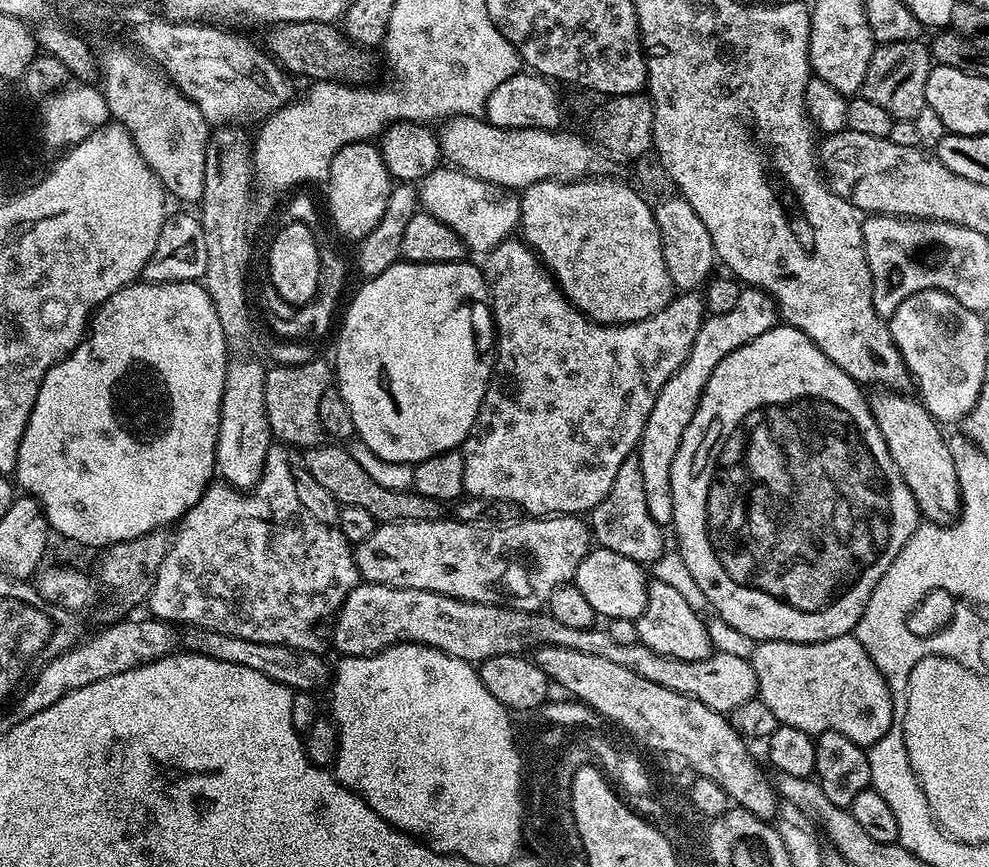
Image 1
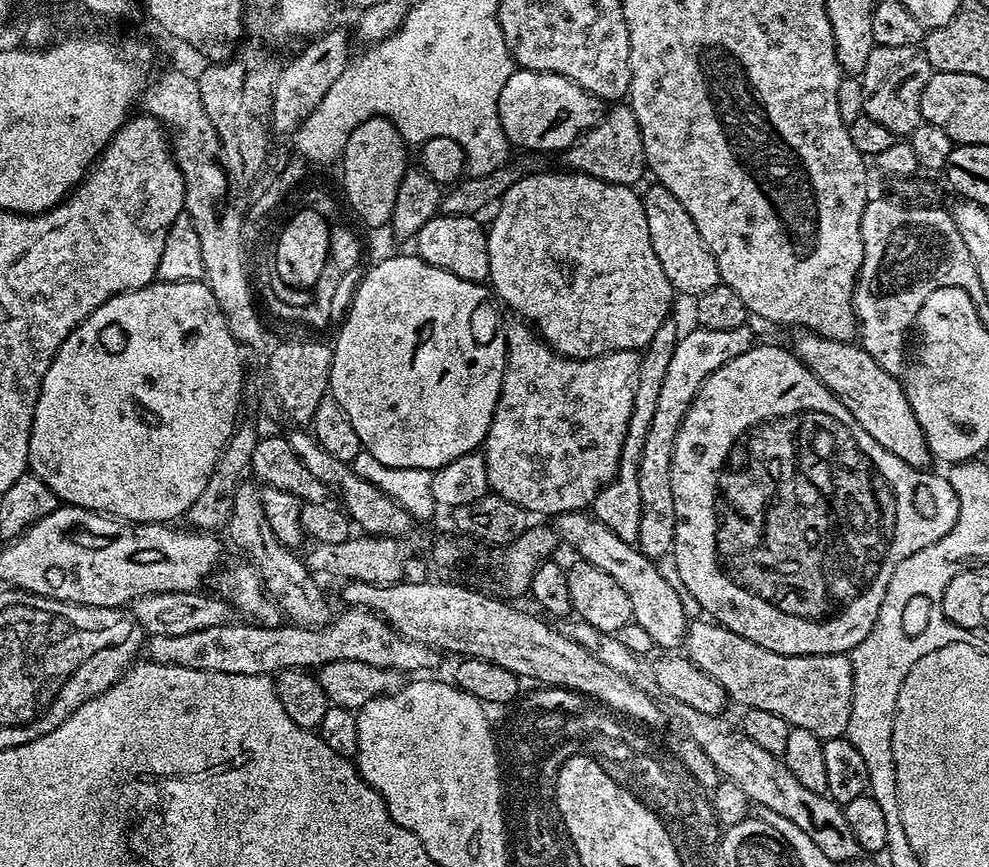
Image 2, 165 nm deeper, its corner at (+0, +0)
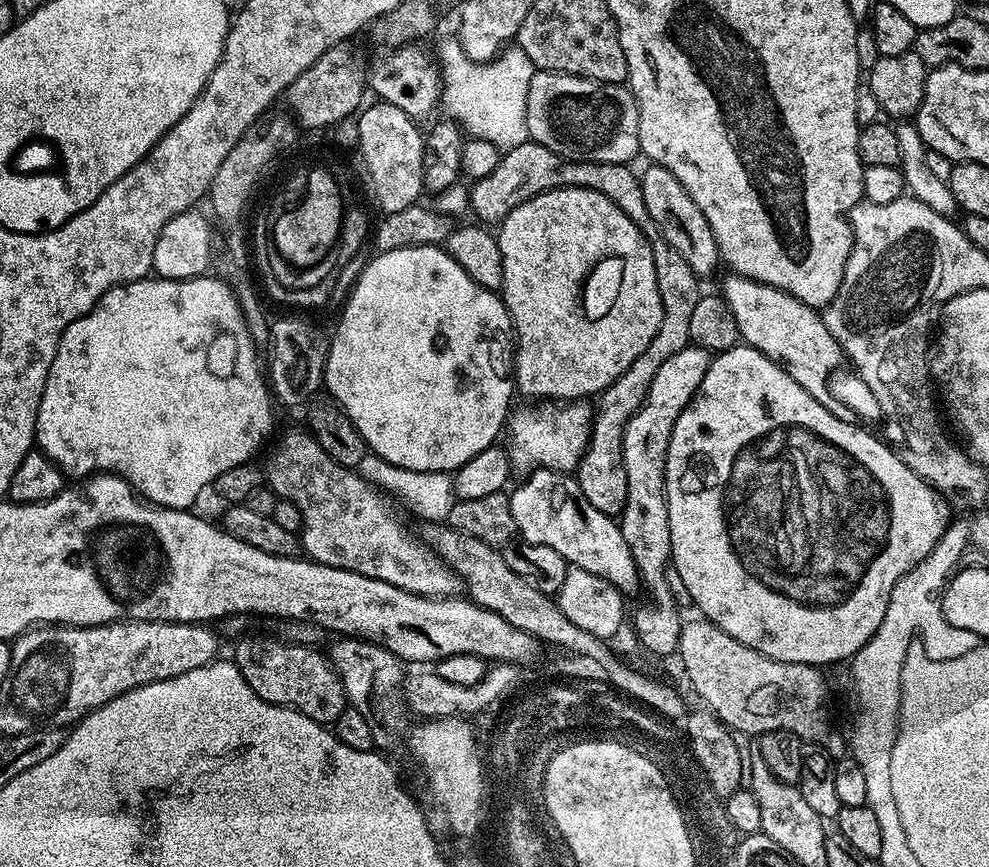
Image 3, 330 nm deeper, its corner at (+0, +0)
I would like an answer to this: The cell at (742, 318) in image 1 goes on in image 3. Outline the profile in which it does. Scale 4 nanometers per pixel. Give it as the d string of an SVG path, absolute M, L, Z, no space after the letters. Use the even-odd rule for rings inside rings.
M695 346L678 350L678 354L666 358L658 374L654 374L654 382L650 382L644 404L626 426L624 461L628 489L626 506L618 517L618 523L622 538L626 538L626 546L630 546L630 554L636 563L643 591L648 591L648 596L652 599L636 612L636 636L640 639L641 646L656 656L668 656L671 652L673 655L679 649L682 627L681 609L666 582L666 572L672 558L668 495L664 485L666 454L670 446L670 434L674 434L674 422L678 422L678 414L686 410L698 386L702 386L702 378L706 378L706 370L713 359L713 353Z

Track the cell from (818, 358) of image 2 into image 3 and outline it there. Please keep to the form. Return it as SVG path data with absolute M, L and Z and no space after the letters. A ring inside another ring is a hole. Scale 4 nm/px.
M728 274L725 278L722 295L738 322L743 343L749 349L760 352L779 365L783 375L794 378L794 382L802 386L802 390L810 394L813 400L826 406L827 412L835 416L837 421L853 419L851 406L843 404L828 385L832 371L842 361L842 353L817 309L806 306L798 298L774 286L735 274Z

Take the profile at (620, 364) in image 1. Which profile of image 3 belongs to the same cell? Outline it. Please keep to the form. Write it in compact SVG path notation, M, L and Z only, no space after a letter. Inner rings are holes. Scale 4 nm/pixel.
M583 399L564 403L540 402L532 407L536 408L520 408L517 412L515 409L506 421L506 436L508 432L506 451L513 469L520 474L535 472L537 468L549 468L555 472L569 474L575 473L592 433L593 405L587 399Z

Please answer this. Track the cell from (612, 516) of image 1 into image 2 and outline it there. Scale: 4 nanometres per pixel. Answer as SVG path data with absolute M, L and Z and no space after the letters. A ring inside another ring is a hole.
M672 322L658 326L658 334L648 347L643 349L640 357L638 386L634 392L634 410L626 426L626 438L620 455L620 468L616 476L594 498L590 506L591 515L595 516L602 526L614 530L618 538L627 544L636 544L638 526L642 523L642 493L638 491L638 466L642 462L642 446L646 446L646 434L650 434L650 422L654 419L654 406L658 406L658 393L662 391L662 378L666 378L666 369L670 367L670 358L674 358L674 346L678 331Z

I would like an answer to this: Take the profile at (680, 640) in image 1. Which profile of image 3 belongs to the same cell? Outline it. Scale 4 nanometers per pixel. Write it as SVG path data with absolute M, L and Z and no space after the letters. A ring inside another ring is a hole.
M537 468L521 480L524 481L510 492L519 539L558 550L571 567L598 574L598 578L610 582L622 594L641 591L640 575L619 523L586 502L575 475Z

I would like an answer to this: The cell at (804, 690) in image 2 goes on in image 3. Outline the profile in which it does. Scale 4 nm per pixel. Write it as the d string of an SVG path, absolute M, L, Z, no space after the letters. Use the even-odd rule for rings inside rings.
M695 618L683 625L680 629L680 646L678 649L678 657L684 663L684 672L688 675L688 680L692 683L692 688L705 700L707 711L715 714L722 723L727 724L732 729L733 733L741 734L740 732L752 732L748 734L759 734L761 732L769 732L770 730L790 730L796 736L799 736L801 741L809 742L813 740L813 745L819 746L823 751L827 752L829 757L840 758L845 755L846 752L846 740L839 736L838 733L832 732L832 724L828 721L828 684L824 681L824 676L819 667L814 664L799 664L798 662L782 662L781 660L775 660L770 658L766 654L762 654L758 650L754 650L750 646L746 646L742 642L738 642L734 638L730 638L730 634L726 634L718 626L714 626L710 621L703 618Z

